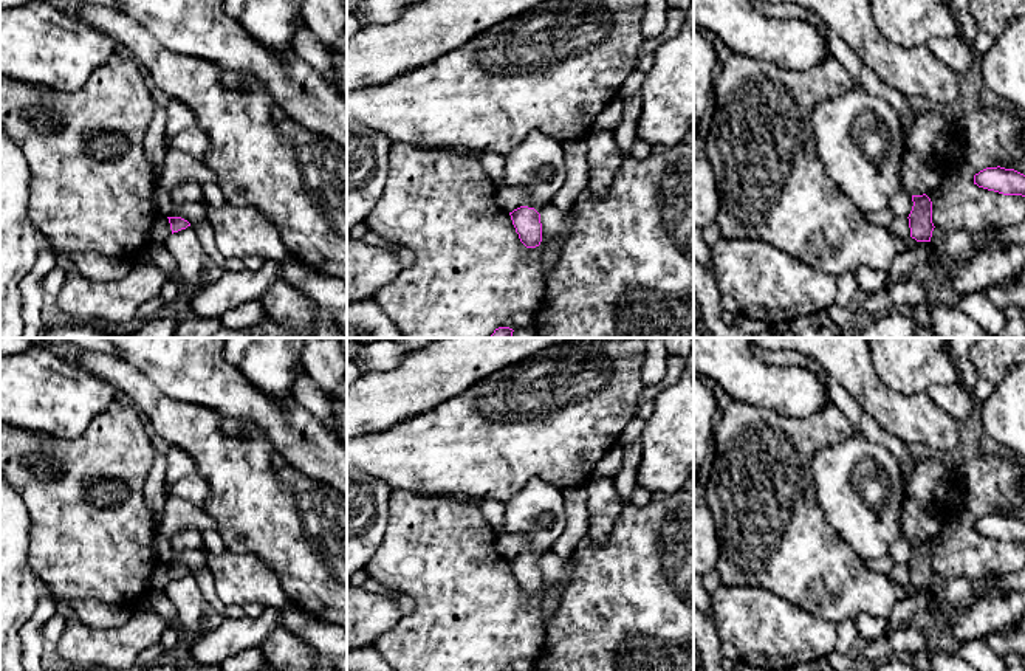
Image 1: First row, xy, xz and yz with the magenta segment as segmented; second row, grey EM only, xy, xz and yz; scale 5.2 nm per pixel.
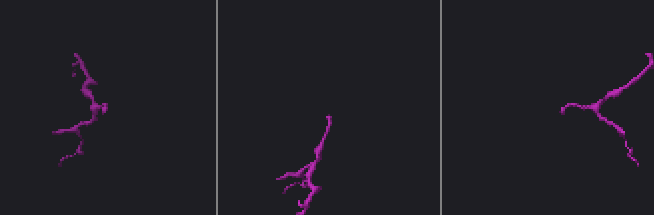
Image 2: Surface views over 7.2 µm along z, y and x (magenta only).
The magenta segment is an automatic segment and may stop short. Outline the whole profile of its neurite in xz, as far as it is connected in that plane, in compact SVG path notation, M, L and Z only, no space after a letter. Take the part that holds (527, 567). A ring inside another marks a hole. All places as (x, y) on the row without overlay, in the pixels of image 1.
M531 477L505 502L505 532L517 533L526 542L525 552L509 559L516 580L526 595L540 592L540 561L551 552L565 524L562 490L540 477Z

